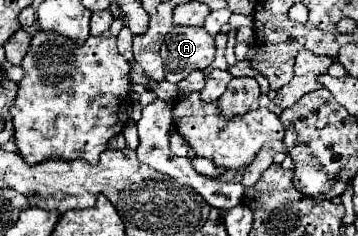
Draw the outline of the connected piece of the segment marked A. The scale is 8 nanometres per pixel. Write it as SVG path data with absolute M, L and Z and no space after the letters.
M173 27L161 45L165 79L179 83L195 69L205 69L215 57L215 37L205 27Z

